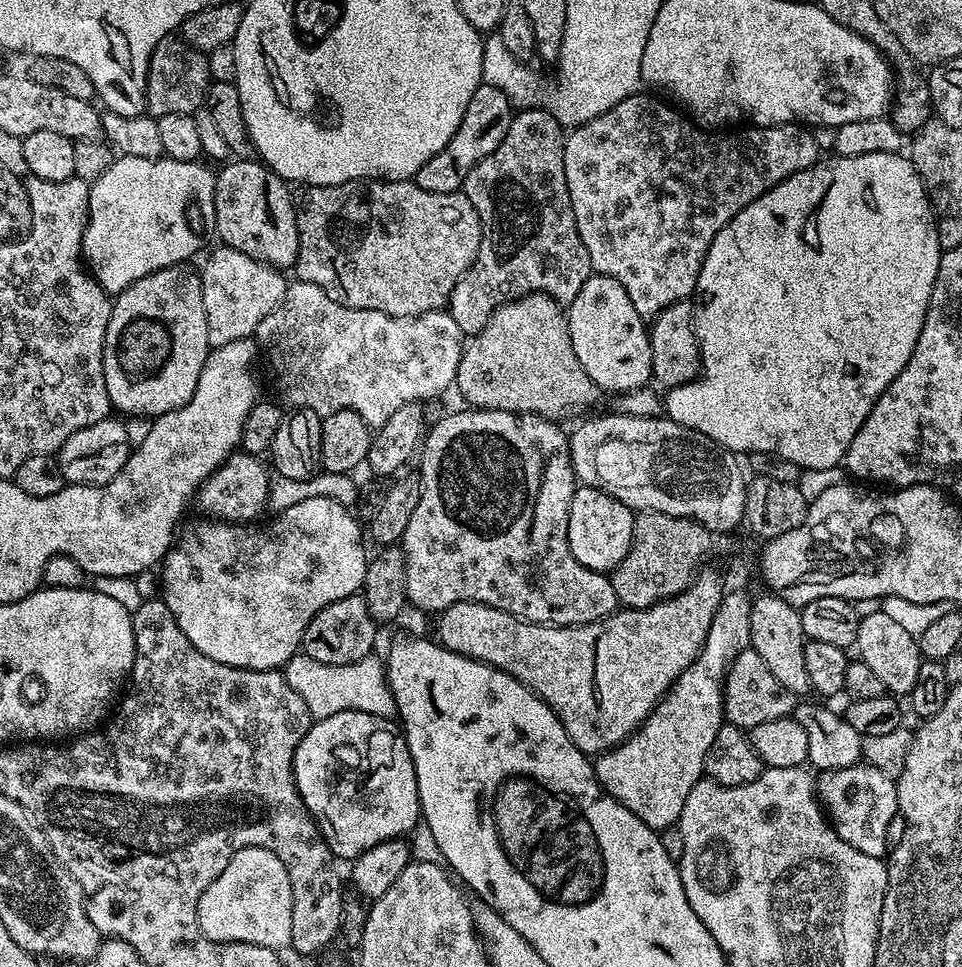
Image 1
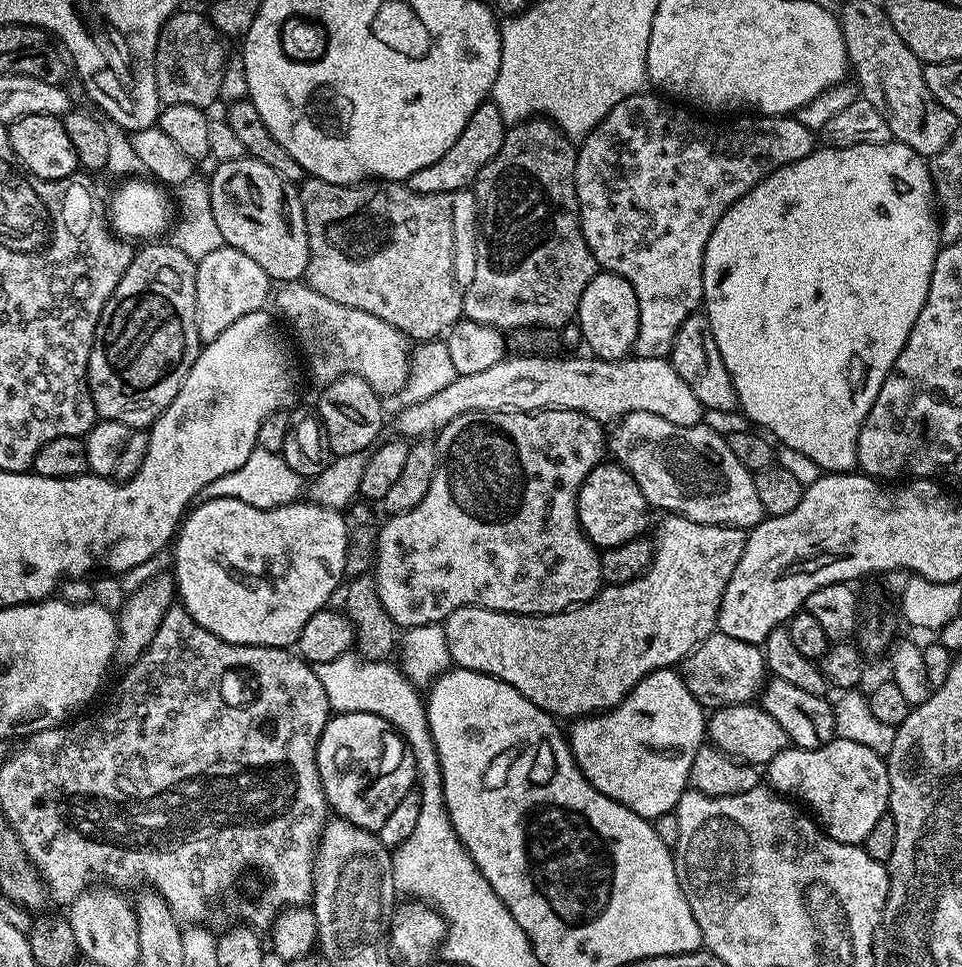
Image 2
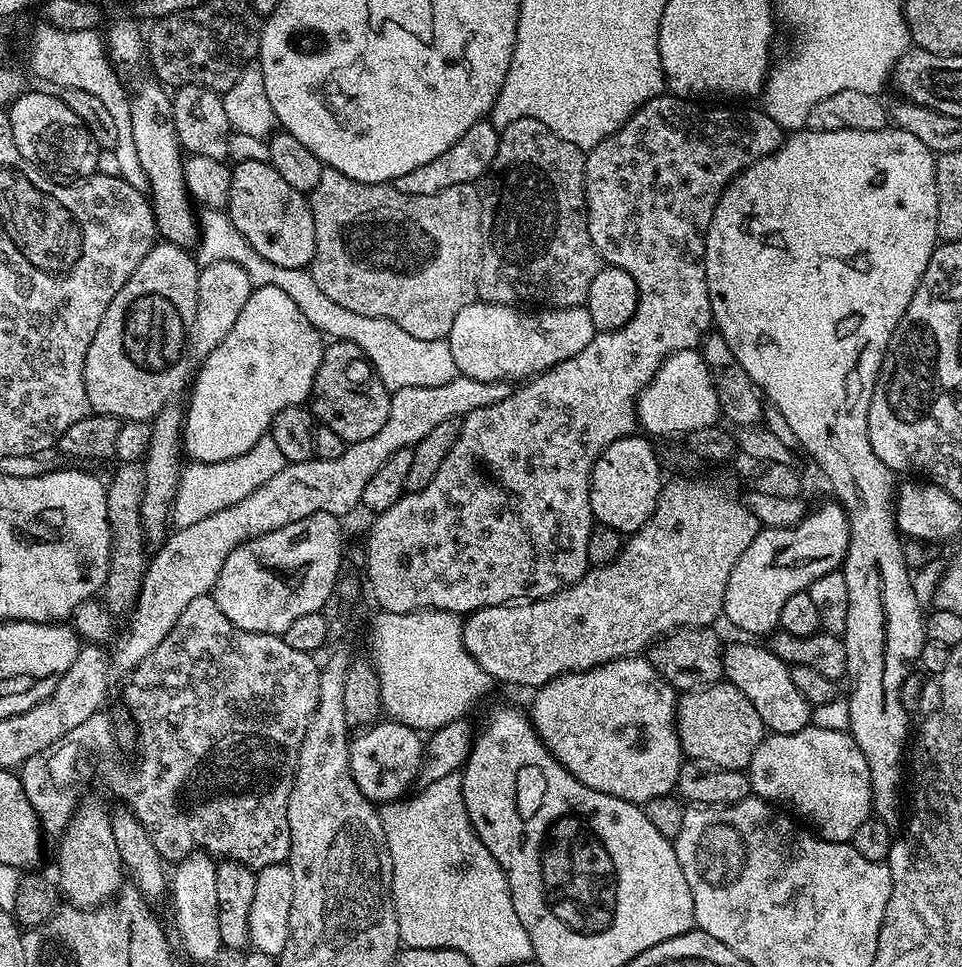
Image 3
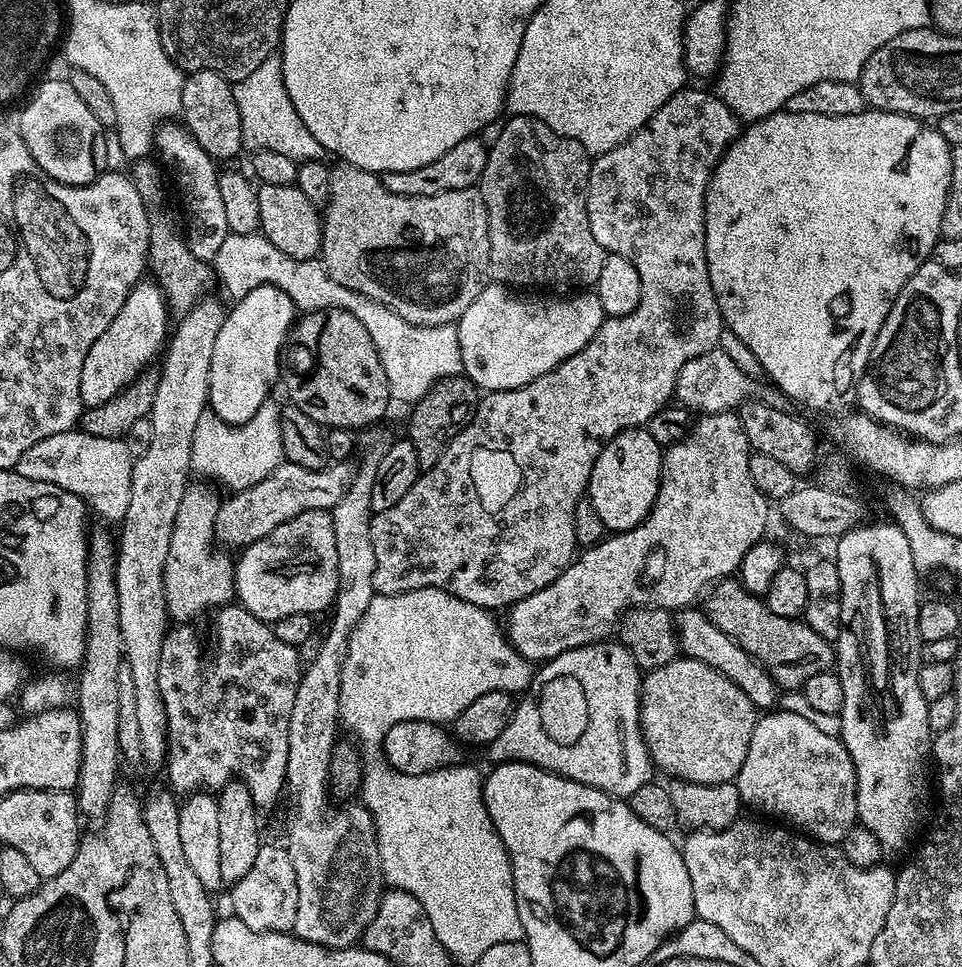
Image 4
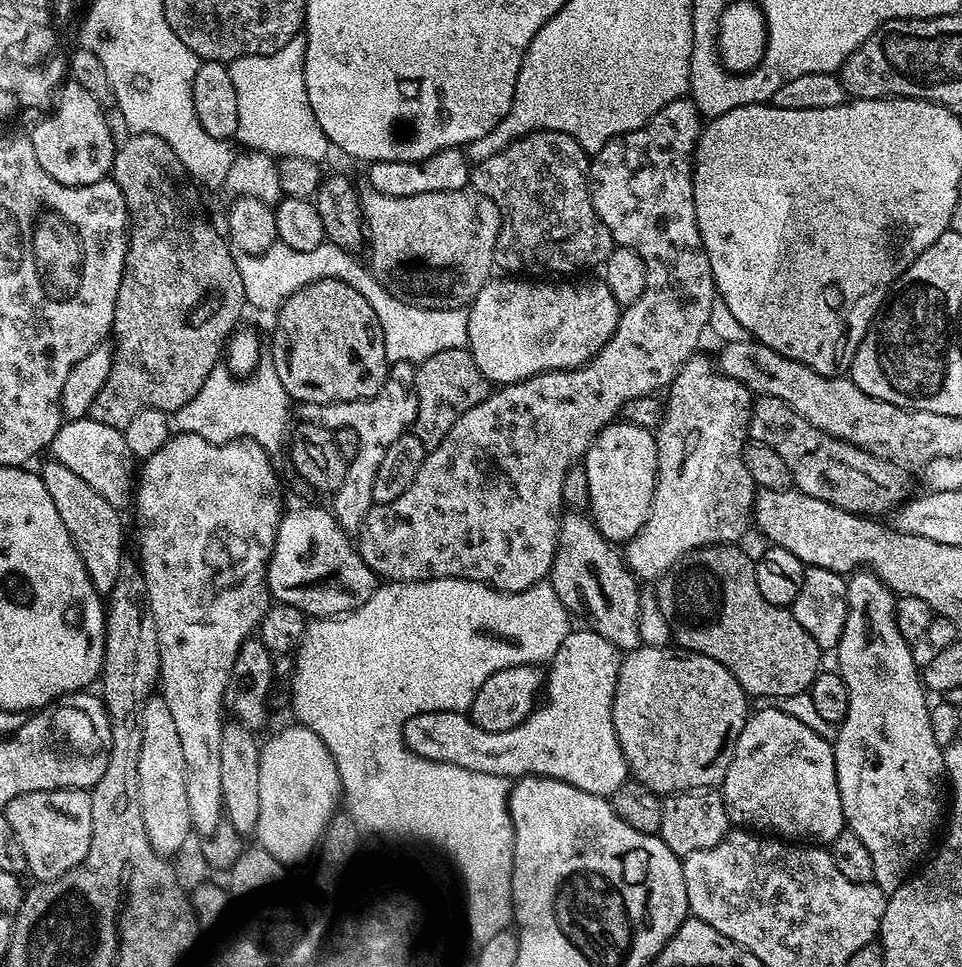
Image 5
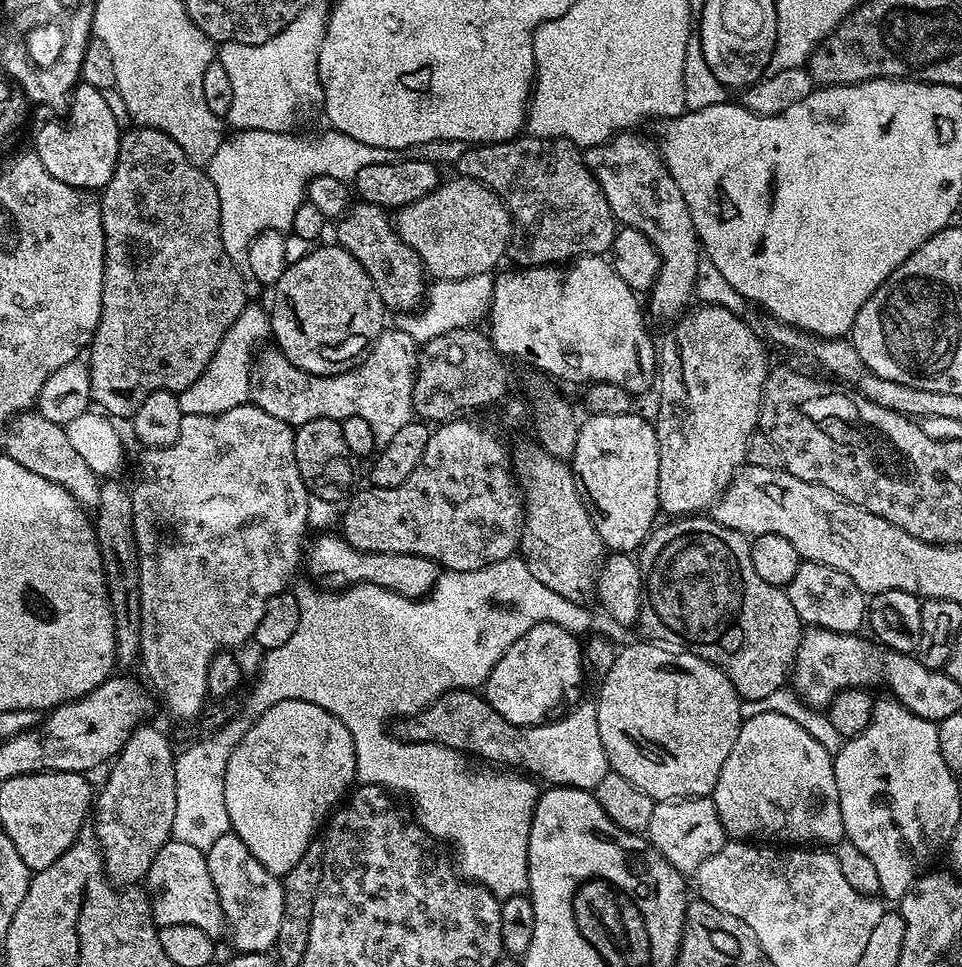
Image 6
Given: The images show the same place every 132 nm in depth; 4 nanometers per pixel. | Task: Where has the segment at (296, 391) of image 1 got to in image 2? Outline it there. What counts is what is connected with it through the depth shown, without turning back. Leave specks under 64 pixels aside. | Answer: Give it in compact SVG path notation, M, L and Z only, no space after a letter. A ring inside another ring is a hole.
M288 282L283 285L284 288L280 293L275 293L274 296L274 304L276 300L276 308L275 311L279 313L282 317L284 315L283 323L287 325L289 324L292 327L292 332L296 335L296 340L300 343L300 352L299 355L302 357L304 355L304 360L308 363L308 372L312 375L312 380L316 384L320 384L319 386L327 386L335 382L339 376L360 376L368 383L369 386L378 393L381 398L387 398L389 396L396 395L397 392L400 392L404 389L405 384L408 383L408 373L410 371L410 356L408 360L408 347L410 347L410 341L407 336L404 335L403 332L400 332L394 326L390 326L386 322L382 322L382 318L374 318L374 314L366 314L366 310L354 310L350 306L342 306L338 302L330 302L330 298L324 297L322 294L318 294L318 290L314 290L313 288L308 287L307 283L304 282Z

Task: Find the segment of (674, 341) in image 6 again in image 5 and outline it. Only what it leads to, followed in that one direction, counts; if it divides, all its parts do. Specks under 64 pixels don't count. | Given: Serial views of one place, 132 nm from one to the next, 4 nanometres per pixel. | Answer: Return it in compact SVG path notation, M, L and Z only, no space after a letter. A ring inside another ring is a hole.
M697 354L688 359L682 370L678 370L666 396L664 417L654 432L656 489L652 509L640 531L627 541L625 548L628 549L622 552L633 576L641 581L656 580L697 548L704 548L707 544L736 544L747 534L748 528L750 532L752 504L758 489L750 478L750 470L746 470L744 445L750 436L748 423L752 420L753 403L754 394L748 387L725 376L713 357L711 360L708 356Z

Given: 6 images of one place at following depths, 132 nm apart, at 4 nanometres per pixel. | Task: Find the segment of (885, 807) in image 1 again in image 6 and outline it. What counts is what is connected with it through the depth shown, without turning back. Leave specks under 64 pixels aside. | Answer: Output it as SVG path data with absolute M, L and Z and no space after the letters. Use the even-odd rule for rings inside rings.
M758 714L741 723L738 738L734 738L734 750L730 750L726 763L722 765L722 774L718 774L718 782L710 798L718 810L718 818L724 827L725 837L736 842L775 842L780 846L835 846L845 839L842 806L838 798L838 782L834 778L833 753L827 752L821 744L814 742L814 738L810 738L810 734L806 734L806 730L798 726L798 722L785 718L783 714Z

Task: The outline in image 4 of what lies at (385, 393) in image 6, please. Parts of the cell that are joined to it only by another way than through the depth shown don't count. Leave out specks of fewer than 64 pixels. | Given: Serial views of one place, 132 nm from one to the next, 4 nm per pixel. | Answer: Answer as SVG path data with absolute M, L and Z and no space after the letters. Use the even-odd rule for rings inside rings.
M374 450L374 452L366 453L364 461L360 464L360 469L358 467L355 469L352 481L348 483L346 494L342 494L342 498L338 498L338 502L330 509L332 521L334 522L334 547L338 550L338 590L336 591L336 599L334 601L334 611L331 613L333 616L332 621L328 624L328 633L325 634L324 641L321 642L320 649L316 652L316 657L309 664L307 661L306 667L303 669L300 681L298 682L298 690L294 694L294 710L290 710L290 726L288 727L288 779L286 781L286 792L287 795L292 795L292 813L288 816L288 841L286 841L286 847L290 854L290 862L294 862L294 878L298 882L298 914L294 918L292 932L299 940L314 942L327 948L350 948L359 945L364 932L374 918L374 914L378 914L380 897L386 891L384 875L382 874L382 858L378 854L378 838L376 837L374 818L364 809L363 803L360 802L344 802L341 808L335 808L334 805L328 804L328 792L330 793L330 785L328 783L330 754L332 753L332 748L336 745L338 739L336 728L338 729L338 725L340 724L340 671L342 670L342 662L348 649L350 634L358 626L362 614L366 614L366 606L370 606L372 599L377 596L374 590L374 546L370 546L370 522L374 515L370 506L370 494L374 490L374 474L378 470L379 461L379 451Z

